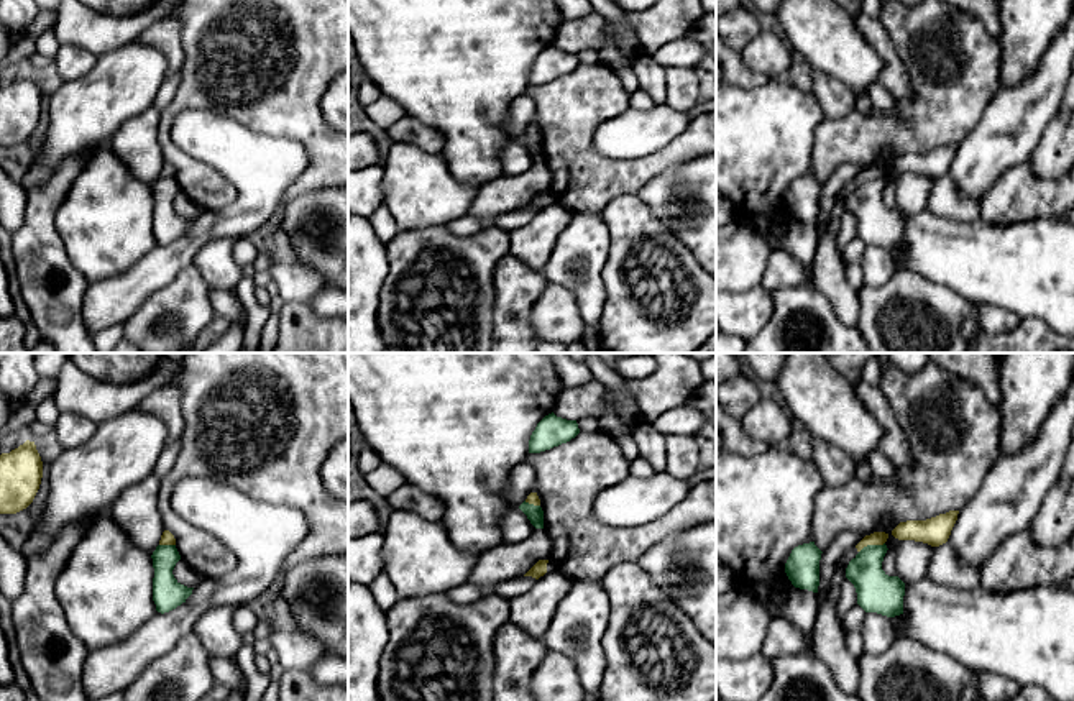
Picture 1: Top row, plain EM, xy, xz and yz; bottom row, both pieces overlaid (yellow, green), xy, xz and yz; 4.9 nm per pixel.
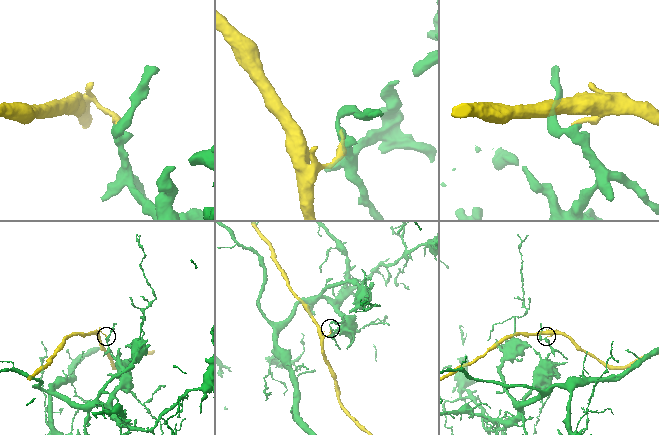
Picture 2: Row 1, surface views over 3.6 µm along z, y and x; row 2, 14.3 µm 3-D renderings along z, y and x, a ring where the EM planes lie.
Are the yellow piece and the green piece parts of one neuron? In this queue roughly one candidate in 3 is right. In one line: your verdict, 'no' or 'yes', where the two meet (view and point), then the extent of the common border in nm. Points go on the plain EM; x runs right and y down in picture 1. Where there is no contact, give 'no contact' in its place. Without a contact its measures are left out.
no; contact yz (871, 176); length 140 nm

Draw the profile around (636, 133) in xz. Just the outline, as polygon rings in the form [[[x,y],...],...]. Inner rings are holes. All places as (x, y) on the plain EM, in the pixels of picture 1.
[[[667,103],[650,110],[629,108],[596,128],[594,149],[614,161],[647,158],[667,148],[690,121],[688,113],[673,110]]]

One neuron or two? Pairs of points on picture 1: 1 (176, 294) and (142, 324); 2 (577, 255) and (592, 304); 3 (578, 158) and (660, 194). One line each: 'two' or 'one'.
1: one
2: one
3: two

